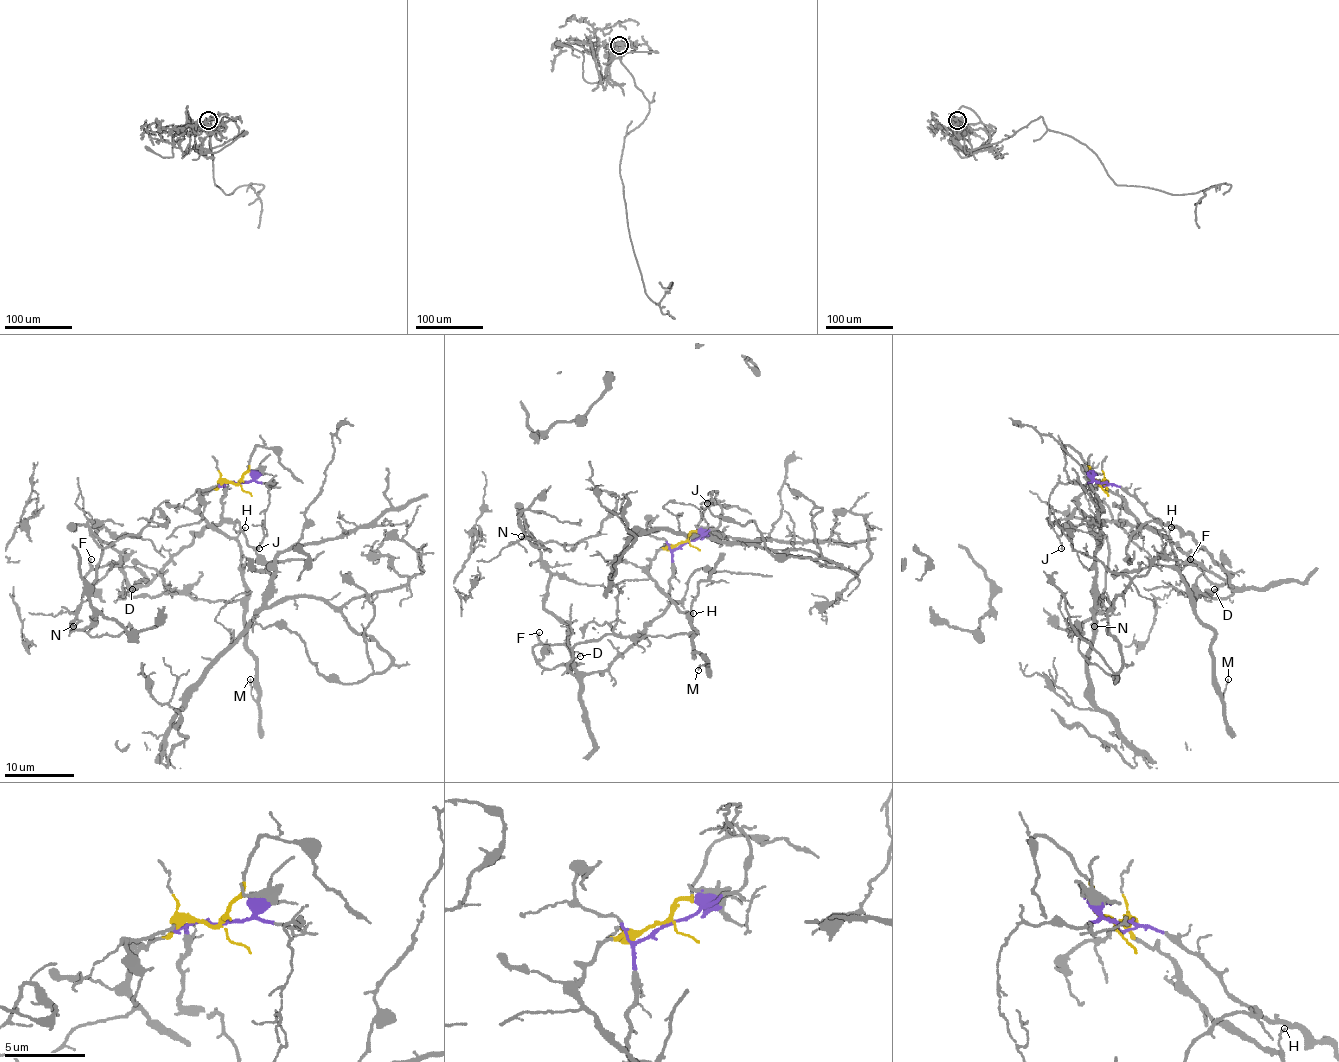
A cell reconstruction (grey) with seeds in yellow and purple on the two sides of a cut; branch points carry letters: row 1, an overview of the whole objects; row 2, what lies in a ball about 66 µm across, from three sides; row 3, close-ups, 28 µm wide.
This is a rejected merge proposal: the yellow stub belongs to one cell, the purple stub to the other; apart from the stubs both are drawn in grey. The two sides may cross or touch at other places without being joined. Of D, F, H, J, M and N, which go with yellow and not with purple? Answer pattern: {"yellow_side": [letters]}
{"yellow_side": ["H", "M"]}

